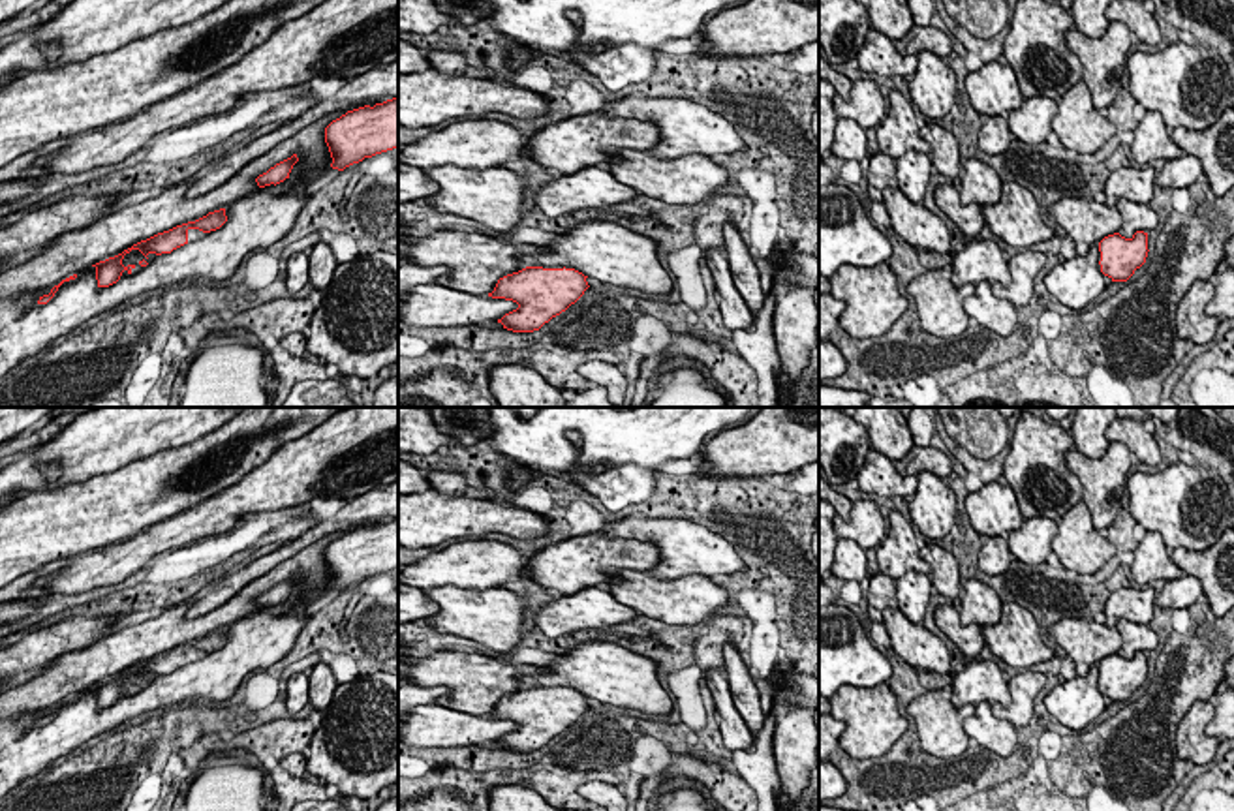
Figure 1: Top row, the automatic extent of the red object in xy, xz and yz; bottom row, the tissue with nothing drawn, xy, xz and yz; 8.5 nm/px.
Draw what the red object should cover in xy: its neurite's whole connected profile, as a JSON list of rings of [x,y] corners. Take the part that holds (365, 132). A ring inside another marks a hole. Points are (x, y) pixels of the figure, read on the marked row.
[[[398,98],[347,111],[325,128],[332,169],[398,148]]]

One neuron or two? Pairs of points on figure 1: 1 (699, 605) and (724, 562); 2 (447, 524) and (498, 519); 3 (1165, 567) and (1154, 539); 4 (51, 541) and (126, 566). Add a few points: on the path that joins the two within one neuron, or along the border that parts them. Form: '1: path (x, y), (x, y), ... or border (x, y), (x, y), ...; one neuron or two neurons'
1: border (709, 575), (680, 575), (665, 581); two neurons
2: path (461, 519), (485, 519); one neuron
3: path (1157, 560), (1154, 547); one neuron
4: border (109, 543), (106, 547); two neurons

